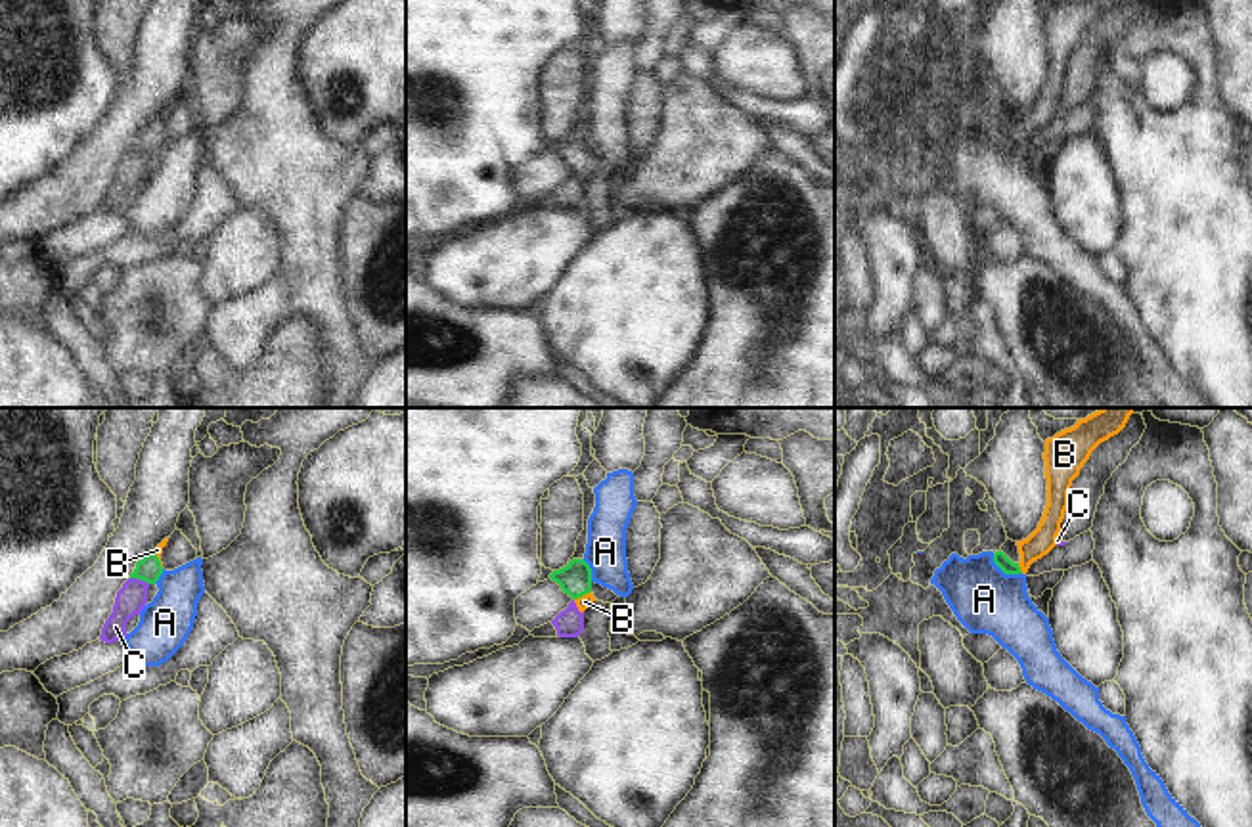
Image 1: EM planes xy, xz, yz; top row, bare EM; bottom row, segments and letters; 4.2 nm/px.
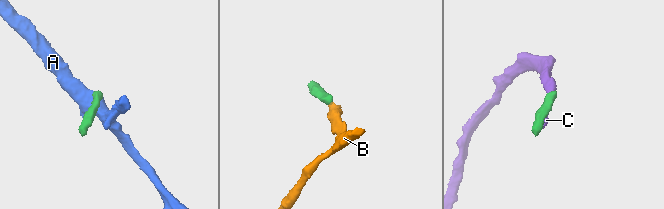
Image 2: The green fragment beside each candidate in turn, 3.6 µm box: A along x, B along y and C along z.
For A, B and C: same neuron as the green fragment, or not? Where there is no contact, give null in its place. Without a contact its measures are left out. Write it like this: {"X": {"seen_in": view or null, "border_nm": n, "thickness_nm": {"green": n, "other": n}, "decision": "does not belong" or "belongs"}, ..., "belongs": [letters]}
{"A": {"seen_in": "yz", "border_nm": 150, "thickness_nm": {"green": 60, "other": 280}, "decision": "does not belong"}, "B": {"seen_in": "xz", "border_nm": 80, "thickness_nm": {"green": 140, "other": 60}, "decision": "belongs"}, "C": {"seen_in": "xy", "border_nm": 90, "thickness_nm": {"green": 100, "other": 120}, "decision": "does not belong"}, "belongs": ["B"]}

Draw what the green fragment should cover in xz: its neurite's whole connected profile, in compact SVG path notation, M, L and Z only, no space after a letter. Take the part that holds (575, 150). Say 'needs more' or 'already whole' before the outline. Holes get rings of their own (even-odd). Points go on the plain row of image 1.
needs more; M584 130L569 132L567 138L553 142L549 149L574 170L580 184L595 172L592 165L592 140Z

